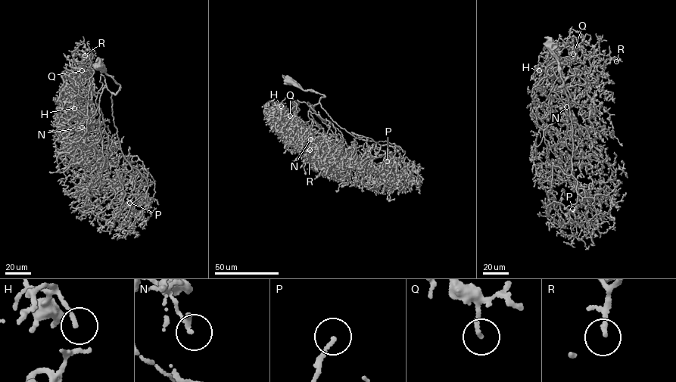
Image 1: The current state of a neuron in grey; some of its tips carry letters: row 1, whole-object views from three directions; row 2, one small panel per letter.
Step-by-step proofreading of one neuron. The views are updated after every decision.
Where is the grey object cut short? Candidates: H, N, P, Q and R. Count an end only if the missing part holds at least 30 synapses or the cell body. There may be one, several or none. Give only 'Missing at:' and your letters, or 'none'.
Missing at: R

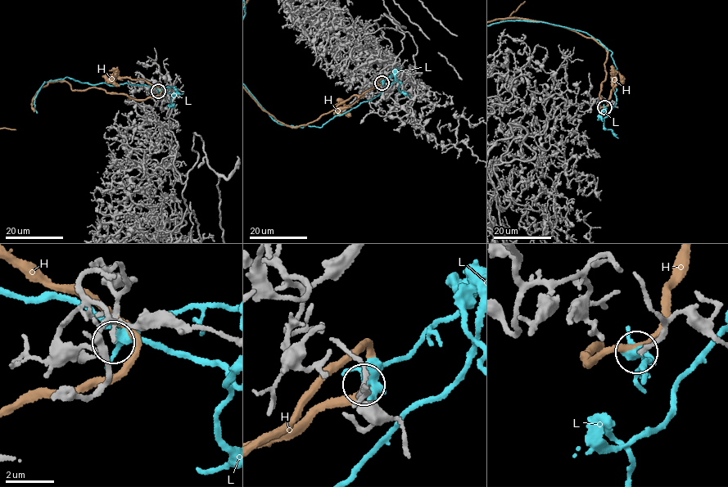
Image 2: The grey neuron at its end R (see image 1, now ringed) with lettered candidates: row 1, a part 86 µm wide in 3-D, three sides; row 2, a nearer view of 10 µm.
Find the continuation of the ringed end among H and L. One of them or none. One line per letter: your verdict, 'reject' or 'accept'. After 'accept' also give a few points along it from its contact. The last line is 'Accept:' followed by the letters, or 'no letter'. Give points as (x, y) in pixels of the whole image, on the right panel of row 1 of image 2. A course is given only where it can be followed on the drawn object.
H: reject
L: reject
Accept: no letter

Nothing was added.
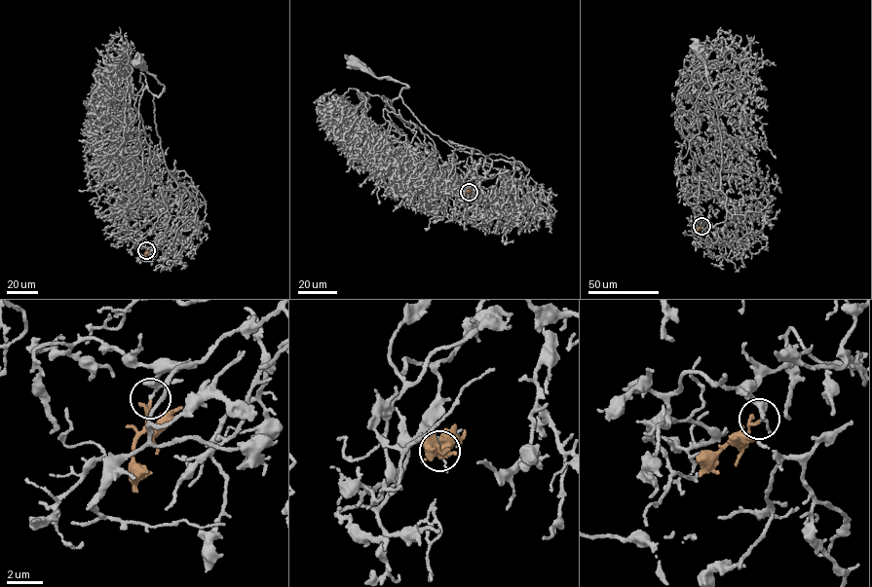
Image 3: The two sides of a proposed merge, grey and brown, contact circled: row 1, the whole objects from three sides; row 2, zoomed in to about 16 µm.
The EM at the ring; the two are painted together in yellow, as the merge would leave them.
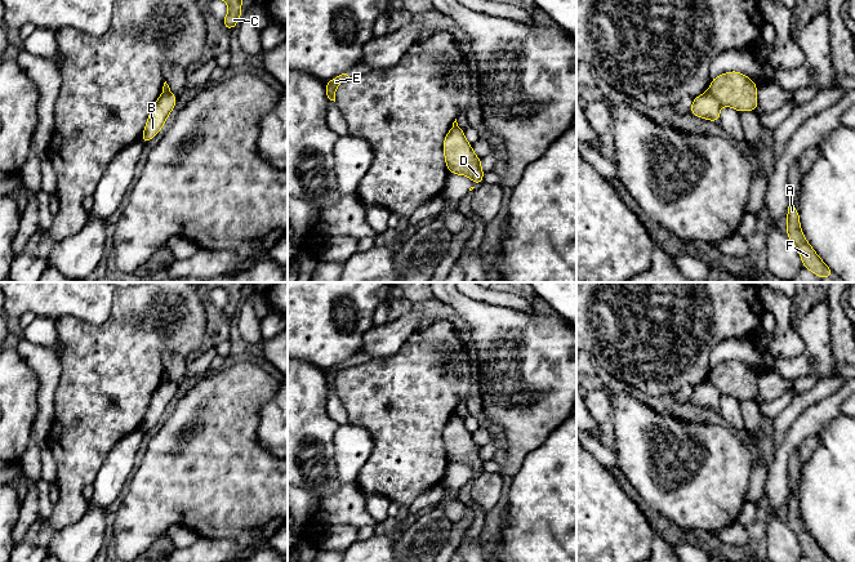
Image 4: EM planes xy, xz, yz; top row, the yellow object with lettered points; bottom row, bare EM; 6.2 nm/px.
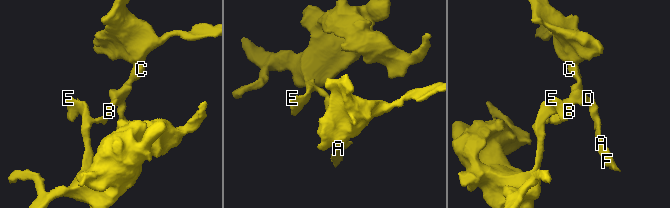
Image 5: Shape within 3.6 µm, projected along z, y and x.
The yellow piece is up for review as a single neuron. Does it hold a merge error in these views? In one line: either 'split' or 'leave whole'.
split

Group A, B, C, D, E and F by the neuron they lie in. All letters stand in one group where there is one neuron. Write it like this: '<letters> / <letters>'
A C D F / B E

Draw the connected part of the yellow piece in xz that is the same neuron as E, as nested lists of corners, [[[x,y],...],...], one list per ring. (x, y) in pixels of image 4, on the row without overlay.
[[[342,362],[331,369],[329,369],[326,373],[325,373],[325,378],[326,378],[326,384],[330,389],[334,389],[335,391],[335,380],[337,380],[337,376],[340,371],[348,369],[349,365],[347,362]]]

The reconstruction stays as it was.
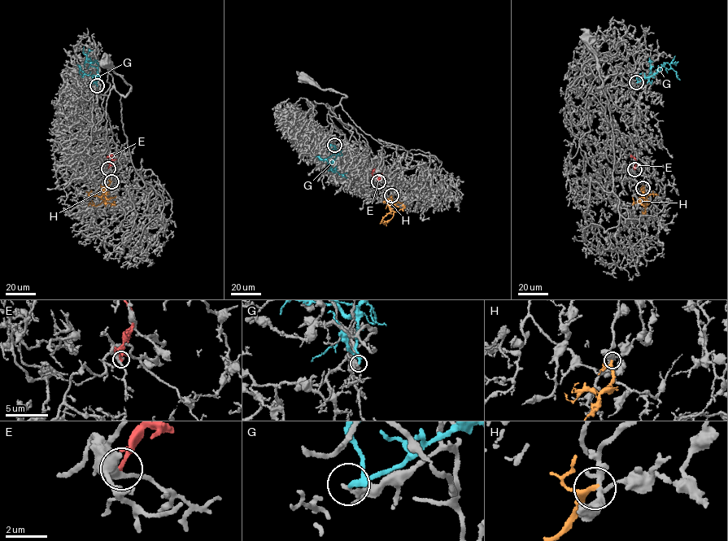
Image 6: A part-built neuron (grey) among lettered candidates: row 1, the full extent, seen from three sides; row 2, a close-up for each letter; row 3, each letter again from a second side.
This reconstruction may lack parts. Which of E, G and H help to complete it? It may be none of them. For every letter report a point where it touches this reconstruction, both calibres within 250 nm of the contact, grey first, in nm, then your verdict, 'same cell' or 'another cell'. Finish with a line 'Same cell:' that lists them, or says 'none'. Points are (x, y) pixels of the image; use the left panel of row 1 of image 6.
E: contact (108, 168); calibres 420 and 140 nm; another cell
G: contact (97, 85); calibres 200 and 180 nm; another cell
H: contact (111, 181); calibres 220 and 200 nm; another cell
Same cell: none

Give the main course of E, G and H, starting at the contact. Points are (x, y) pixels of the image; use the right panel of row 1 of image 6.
E: (634, 169), (637, 162), (631, 155)
G: (636, 82), (657, 72), (666, 63), (680, 80)
H: (642, 188), (643, 199), (647, 195), (658, 195)

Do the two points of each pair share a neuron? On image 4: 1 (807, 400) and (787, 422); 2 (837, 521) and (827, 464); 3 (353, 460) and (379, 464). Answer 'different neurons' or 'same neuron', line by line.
1: same neuron
2: same neuron
3: different neurons

